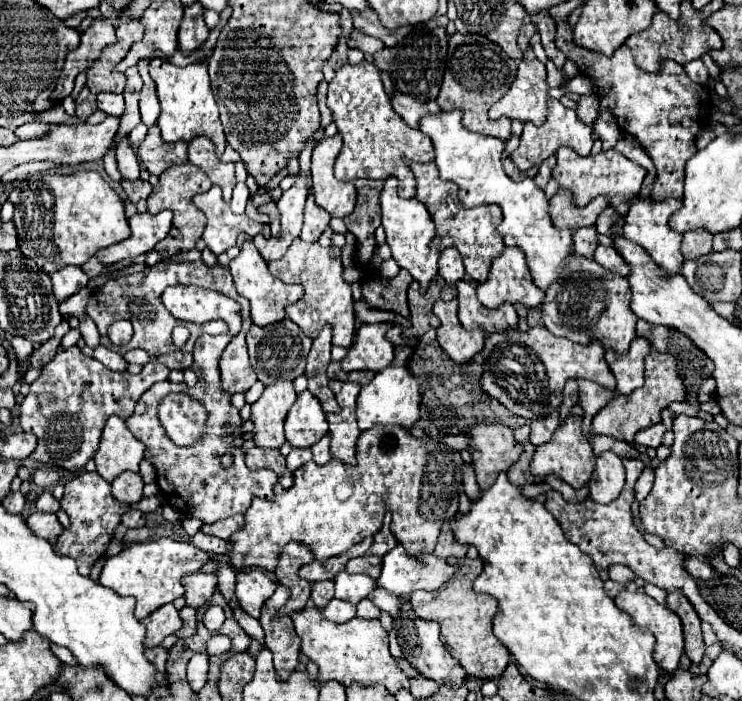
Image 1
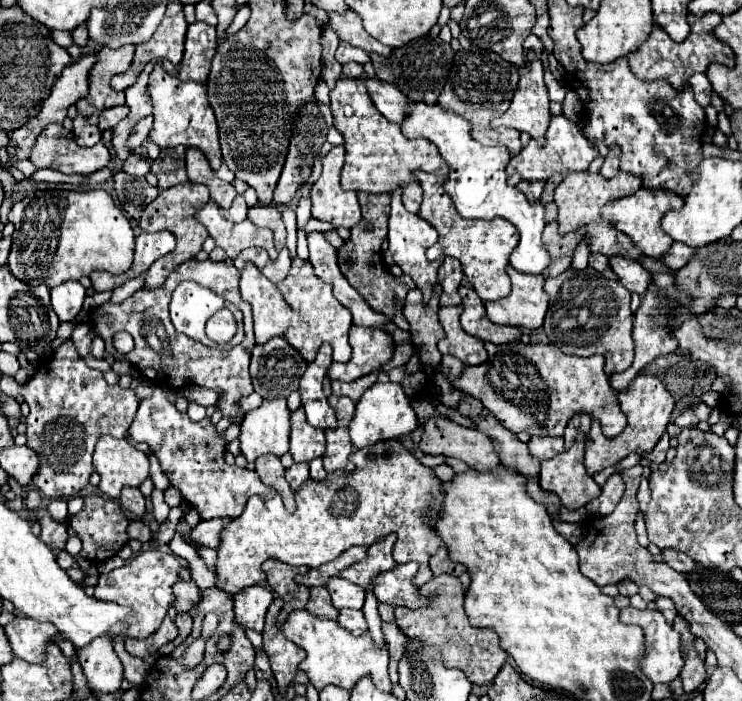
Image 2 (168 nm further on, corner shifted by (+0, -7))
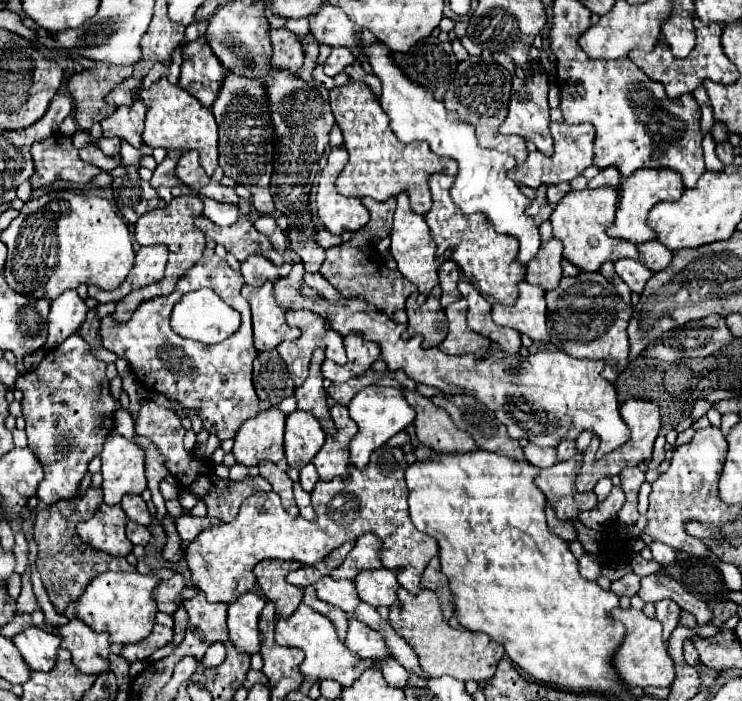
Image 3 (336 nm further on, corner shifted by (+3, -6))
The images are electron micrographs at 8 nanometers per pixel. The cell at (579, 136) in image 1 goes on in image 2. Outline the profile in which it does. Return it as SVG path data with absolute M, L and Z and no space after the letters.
M553 115L551 117L551 125L547 129L545 135L545 145L537 147L537 143L531 139L527 147L521 149L519 155L511 157L509 165L507 165L507 175L519 173L521 179L525 181L547 181L553 173L567 173L567 171L585 171L589 167L589 163L597 157L597 149L591 147L589 139L581 133L579 125L573 123L571 119L567 119L565 115Z

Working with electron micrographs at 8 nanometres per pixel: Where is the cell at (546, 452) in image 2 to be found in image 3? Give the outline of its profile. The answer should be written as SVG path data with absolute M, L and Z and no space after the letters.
M528 444L524 448L524 458L538 468L548 468L556 464L556 448L540 448L536 444Z

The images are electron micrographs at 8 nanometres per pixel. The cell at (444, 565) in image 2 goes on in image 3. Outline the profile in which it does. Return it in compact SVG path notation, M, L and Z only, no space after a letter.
M434 558L430 560L428 568L424 570L422 574L422 582L420 582L422 588L428 588L428 590L434 590L440 604L442 604L442 612L444 612L444 618L450 620L452 618L452 594L448 590L448 580L446 576L440 572L440 560Z

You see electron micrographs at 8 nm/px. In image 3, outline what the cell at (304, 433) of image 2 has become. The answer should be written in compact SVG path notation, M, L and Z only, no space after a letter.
M296 410L286 416L284 452L288 464L298 470L304 468L318 454L324 444L324 438L326 434L312 414Z

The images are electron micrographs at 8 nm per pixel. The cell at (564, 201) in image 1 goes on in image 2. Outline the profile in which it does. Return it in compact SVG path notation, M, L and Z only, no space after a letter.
M551 221L547 223L545 231L543 231L543 241L553 257L551 265L549 265L549 271L545 271L543 275L545 277L555 277L559 273L563 273L565 269L571 267L571 259L573 259L573 251L575 247L581 243L581 239L585 237L585 229L577 229L573 233L567 233L567 235L559 235L557 231L557 221Z

